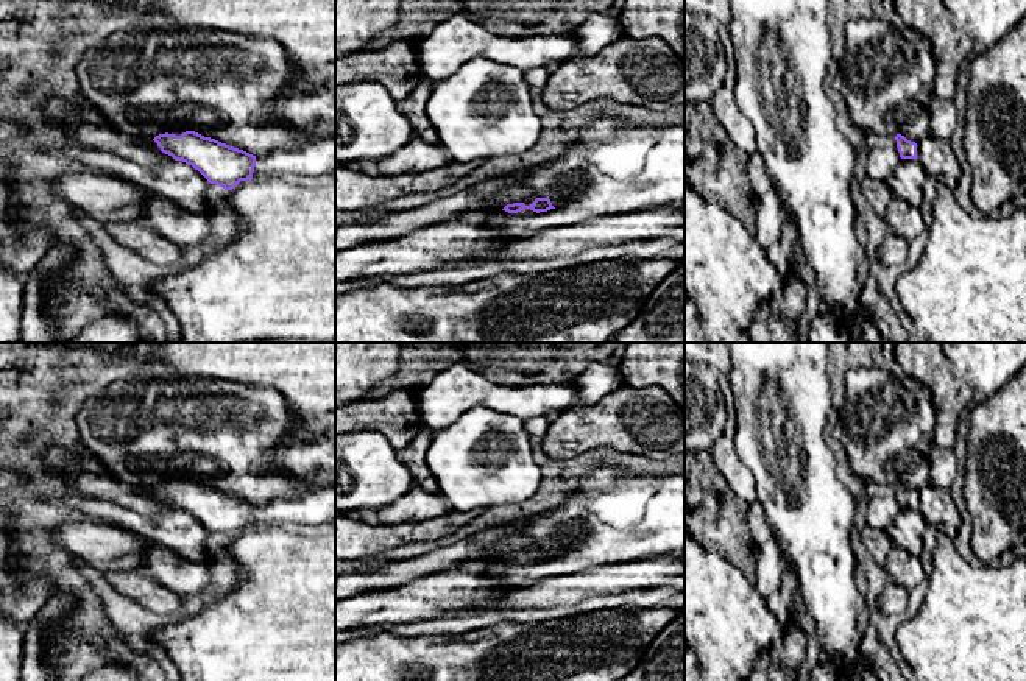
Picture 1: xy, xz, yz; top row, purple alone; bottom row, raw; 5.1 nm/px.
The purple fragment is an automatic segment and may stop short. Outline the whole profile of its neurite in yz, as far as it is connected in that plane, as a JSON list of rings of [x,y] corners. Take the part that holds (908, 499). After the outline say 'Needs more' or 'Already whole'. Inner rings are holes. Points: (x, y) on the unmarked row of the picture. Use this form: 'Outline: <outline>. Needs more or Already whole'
Outline: [[[897,483],[897,497],[901,508],[917,508],[917,492],[907,489],[904,485]]]. Already whole

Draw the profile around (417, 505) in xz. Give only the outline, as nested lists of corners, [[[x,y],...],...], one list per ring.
[[[413,486],[390,506],[379,510],[379,522],[421,522],[446,514],[451,510],[449,500],[440,491],[429,492],[419,486]]]

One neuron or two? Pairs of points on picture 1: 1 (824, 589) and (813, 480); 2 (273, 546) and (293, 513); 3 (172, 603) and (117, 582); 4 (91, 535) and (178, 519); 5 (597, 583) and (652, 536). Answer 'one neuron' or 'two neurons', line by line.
1: one neuron
2: two neurons
3: one neuron
4: two neurons
5: two neurons

